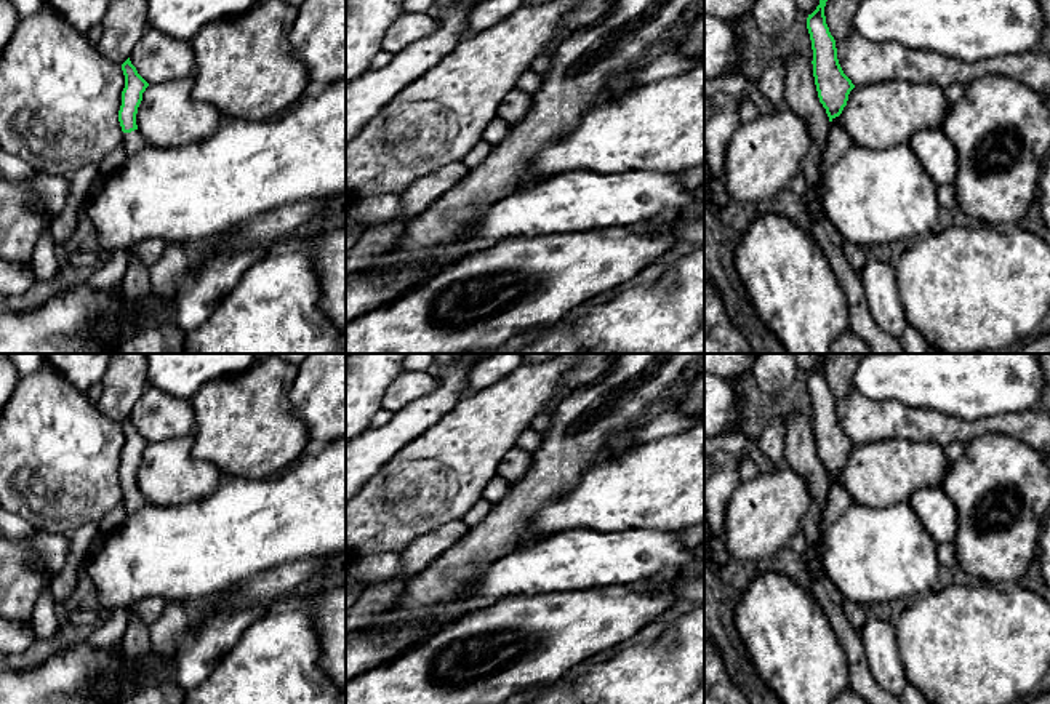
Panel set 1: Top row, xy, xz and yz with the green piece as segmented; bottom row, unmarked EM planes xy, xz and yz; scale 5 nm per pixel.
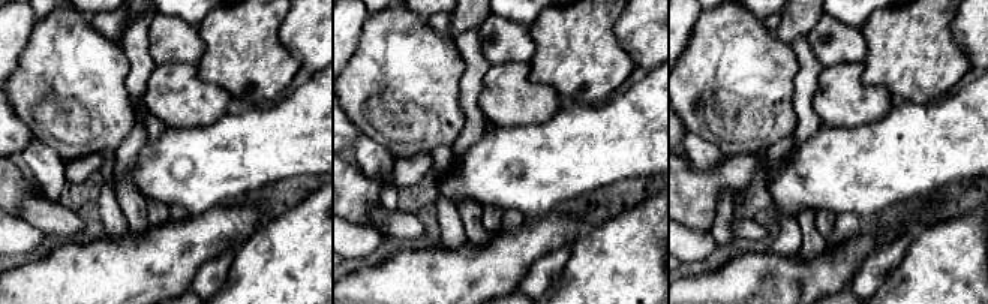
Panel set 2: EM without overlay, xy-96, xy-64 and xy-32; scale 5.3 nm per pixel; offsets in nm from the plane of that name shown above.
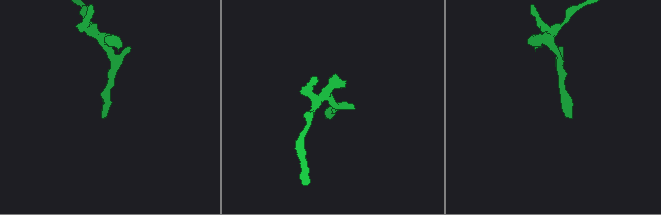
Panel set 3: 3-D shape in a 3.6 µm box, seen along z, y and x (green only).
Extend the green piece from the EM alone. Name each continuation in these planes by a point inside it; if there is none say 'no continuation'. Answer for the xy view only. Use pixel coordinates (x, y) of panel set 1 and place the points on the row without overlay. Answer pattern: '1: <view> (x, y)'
1: xy (133, 500)

